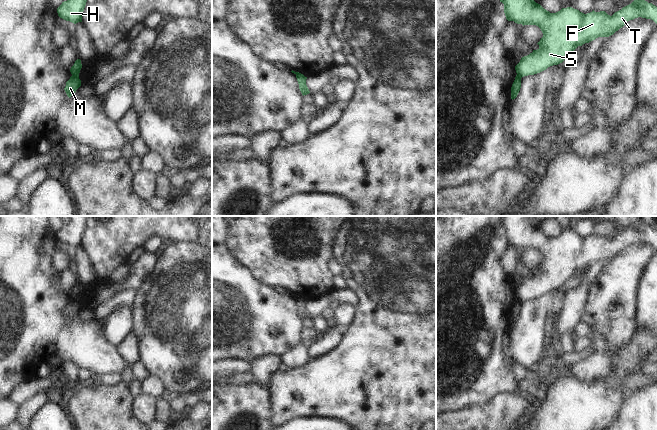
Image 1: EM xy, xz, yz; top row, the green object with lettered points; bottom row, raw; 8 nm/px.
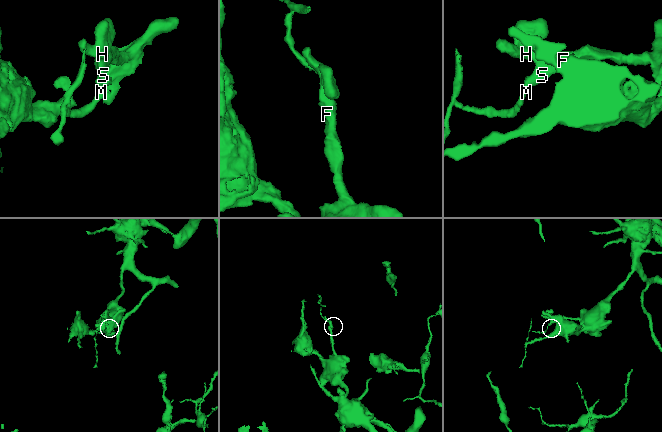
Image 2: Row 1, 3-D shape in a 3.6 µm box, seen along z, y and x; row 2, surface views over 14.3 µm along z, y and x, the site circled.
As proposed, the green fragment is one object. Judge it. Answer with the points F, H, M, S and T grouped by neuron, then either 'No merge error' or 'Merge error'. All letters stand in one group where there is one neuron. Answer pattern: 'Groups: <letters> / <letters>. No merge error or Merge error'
Groups: F H S T / M. Merge error.

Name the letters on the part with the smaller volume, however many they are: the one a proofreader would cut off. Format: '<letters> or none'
M

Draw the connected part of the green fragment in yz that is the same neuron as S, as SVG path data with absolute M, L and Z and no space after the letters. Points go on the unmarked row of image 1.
M499 216L508 245L536 249L543 257L537 267L539 272L522 281L515 290L521 302L562 287L578 270L598 261L609 261L635 242L651 243L657 248L657 231L642 220L610 240L605 235L594 234L584 238L572 231L550 237L530 221L531 217Z

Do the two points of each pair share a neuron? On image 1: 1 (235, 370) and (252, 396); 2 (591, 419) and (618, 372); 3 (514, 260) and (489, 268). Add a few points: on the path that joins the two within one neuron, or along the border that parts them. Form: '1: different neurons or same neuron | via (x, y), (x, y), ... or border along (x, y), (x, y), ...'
1: different neurons | border along (236, 379), (224, 382)
2: same neuron | via (593, 407), (609, 391), (611, 384)
3: different neurons | border along (507, 245), (501, 257), (501, 267), (509, 276)

